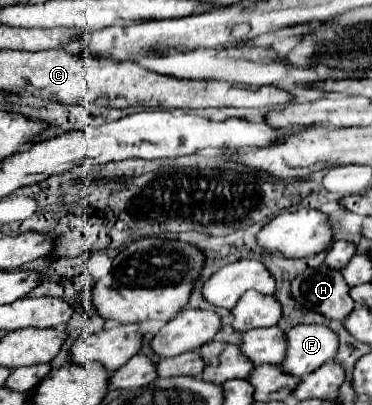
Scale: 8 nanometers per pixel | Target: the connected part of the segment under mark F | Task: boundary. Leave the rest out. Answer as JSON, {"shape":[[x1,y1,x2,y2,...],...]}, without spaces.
{"shape":[[301,324,287,332,287,360,283,362,283,370,293,376,307,376,325,362,333,360,339,346,339,336,325,324]]}

